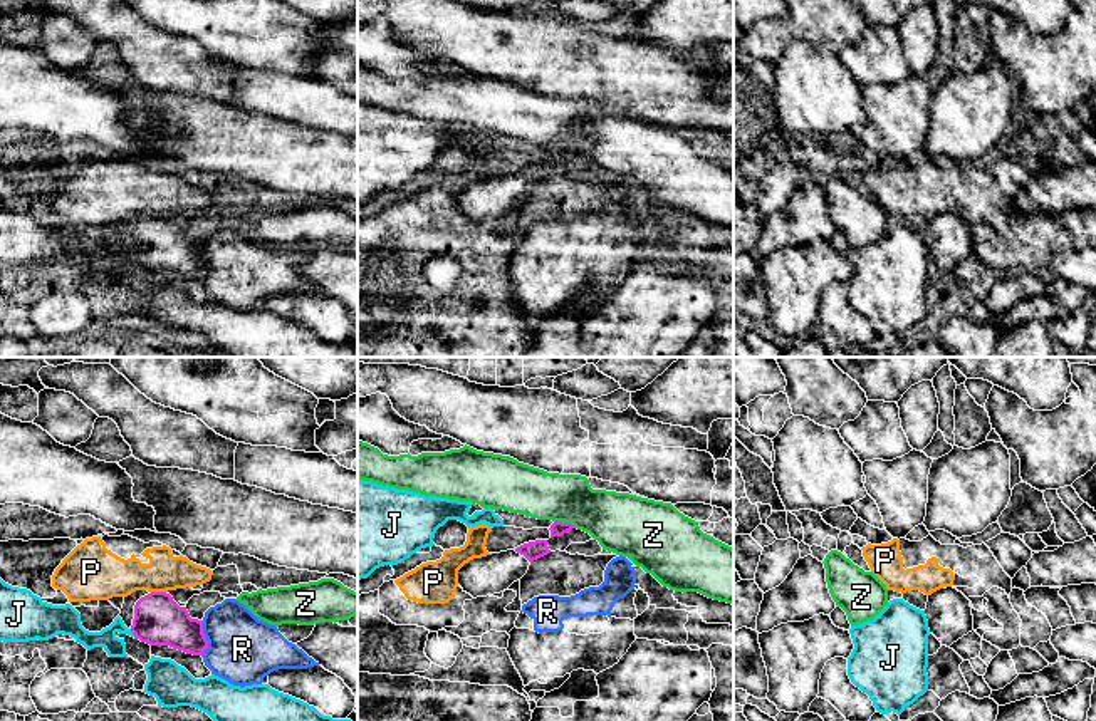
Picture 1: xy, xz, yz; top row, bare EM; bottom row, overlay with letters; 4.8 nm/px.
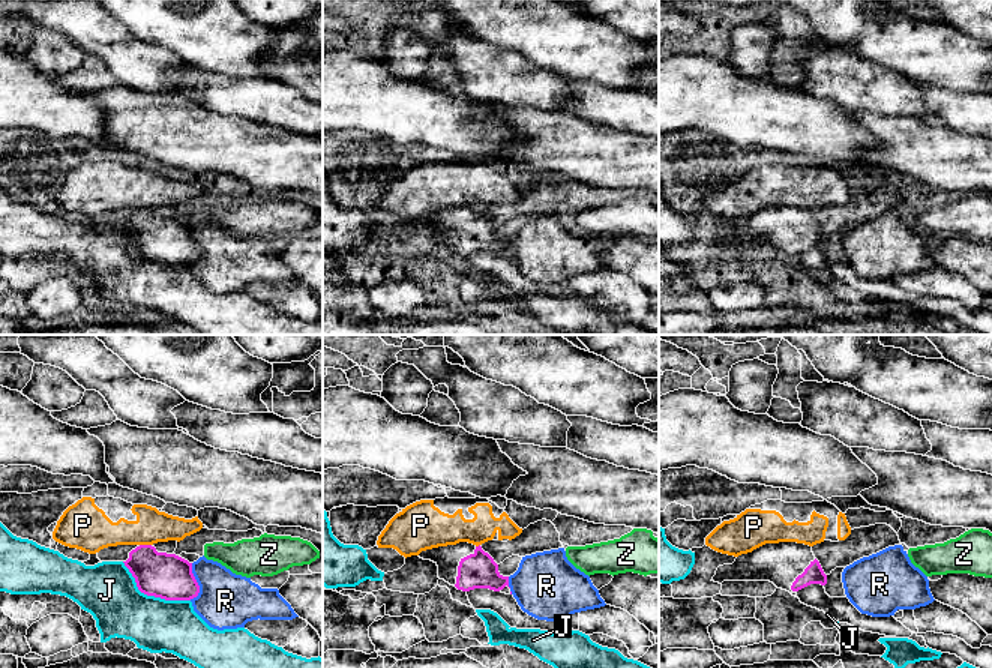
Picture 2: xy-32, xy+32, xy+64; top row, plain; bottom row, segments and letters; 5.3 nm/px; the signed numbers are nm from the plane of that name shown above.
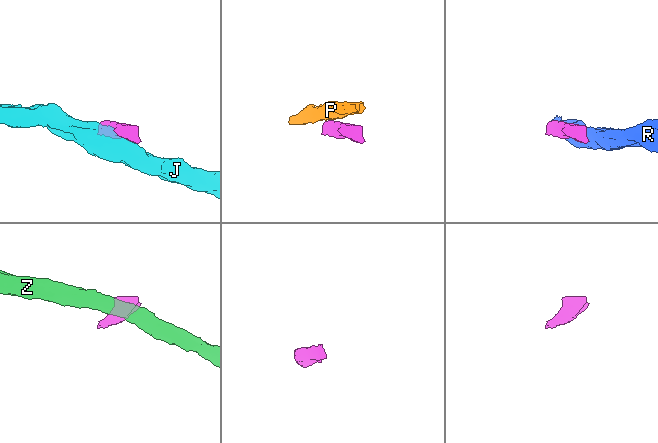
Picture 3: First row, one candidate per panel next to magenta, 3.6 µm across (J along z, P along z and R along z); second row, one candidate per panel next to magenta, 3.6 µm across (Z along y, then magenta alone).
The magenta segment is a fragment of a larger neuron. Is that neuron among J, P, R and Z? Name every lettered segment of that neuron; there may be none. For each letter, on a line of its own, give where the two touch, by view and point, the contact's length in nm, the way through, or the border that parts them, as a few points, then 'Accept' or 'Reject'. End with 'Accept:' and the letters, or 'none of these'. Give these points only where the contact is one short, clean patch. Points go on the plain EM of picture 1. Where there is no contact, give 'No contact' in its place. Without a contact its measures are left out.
J: Touches magenta at xy (133, 257). Shared border 60 nm. Reject
P: Touches magenta at xy (158, 217). Shared border 70 nm. Boundary: xy (151, 215), (165, 217). Reject
R: Touches magenta at xy (205, 264). Shared border 180 nm. Reject
Z: Touches magenta at xz (564, 148). Shared border 110 nm. Boundary: xz (554, 145), (574, 151). Reject
Accept: none of these

